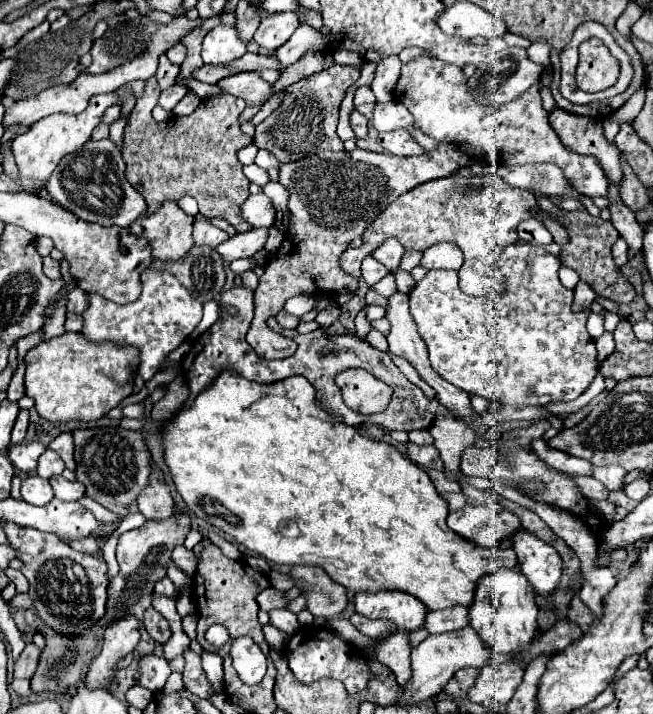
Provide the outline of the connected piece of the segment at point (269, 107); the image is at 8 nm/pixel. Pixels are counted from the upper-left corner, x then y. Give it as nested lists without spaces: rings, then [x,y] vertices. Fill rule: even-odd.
[[[281,90],[271,97],[261,108],[261,110],[251,118],[252,123],[257,126],[266,119],[282,102],[285,90]]]

